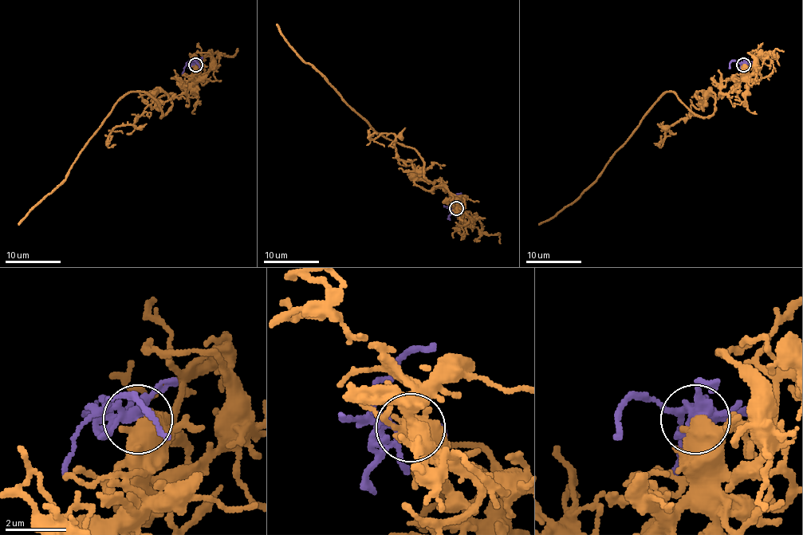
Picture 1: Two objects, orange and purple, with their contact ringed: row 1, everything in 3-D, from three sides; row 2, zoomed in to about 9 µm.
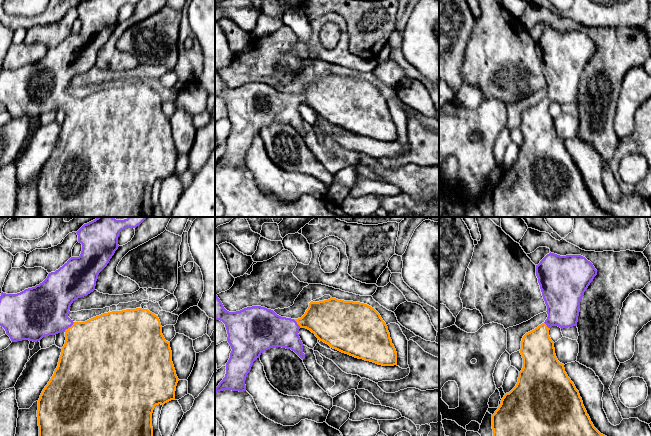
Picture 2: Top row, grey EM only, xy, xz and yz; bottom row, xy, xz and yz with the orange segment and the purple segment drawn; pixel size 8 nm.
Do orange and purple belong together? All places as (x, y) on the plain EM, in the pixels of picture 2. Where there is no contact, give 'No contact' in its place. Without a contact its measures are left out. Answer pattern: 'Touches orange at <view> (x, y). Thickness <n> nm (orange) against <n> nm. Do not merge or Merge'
Touches orange at xy (69, 103). Thickness 460 nm (orange) against 400 nm. Merge

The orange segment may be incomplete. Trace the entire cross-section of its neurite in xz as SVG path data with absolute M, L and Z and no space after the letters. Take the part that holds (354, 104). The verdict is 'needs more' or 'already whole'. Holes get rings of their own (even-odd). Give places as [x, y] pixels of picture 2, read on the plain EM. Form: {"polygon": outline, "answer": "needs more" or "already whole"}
{"polygon": "M215 71L215 96L225 100L227 117L231 122L231 129L226 139L226 150L215 164L215 169L223 166L246 167L245 156L253 138L260 131L273 123L291 125L301 135L305 134L303 119L299 113L299 105L306 104L331 124L358 135L370 137L382 142L397 141L397 128L392 120L386 99L380 90L371 82L353 77L328 76L309 79L305 90L298 95L291 95L277 91L273 86L261 82L252 82L240 87L227 87L217 71Z", "answer": "needs more"}

